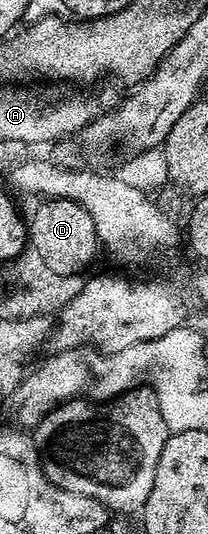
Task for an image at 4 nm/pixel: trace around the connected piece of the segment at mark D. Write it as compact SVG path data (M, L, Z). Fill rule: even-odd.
M45 200L33 211L27 222L30 243L42 255L43 262L57 275L83 274L87 265L98 253L98 242L94 231L94 219L86 215L82 207L73 201Z

